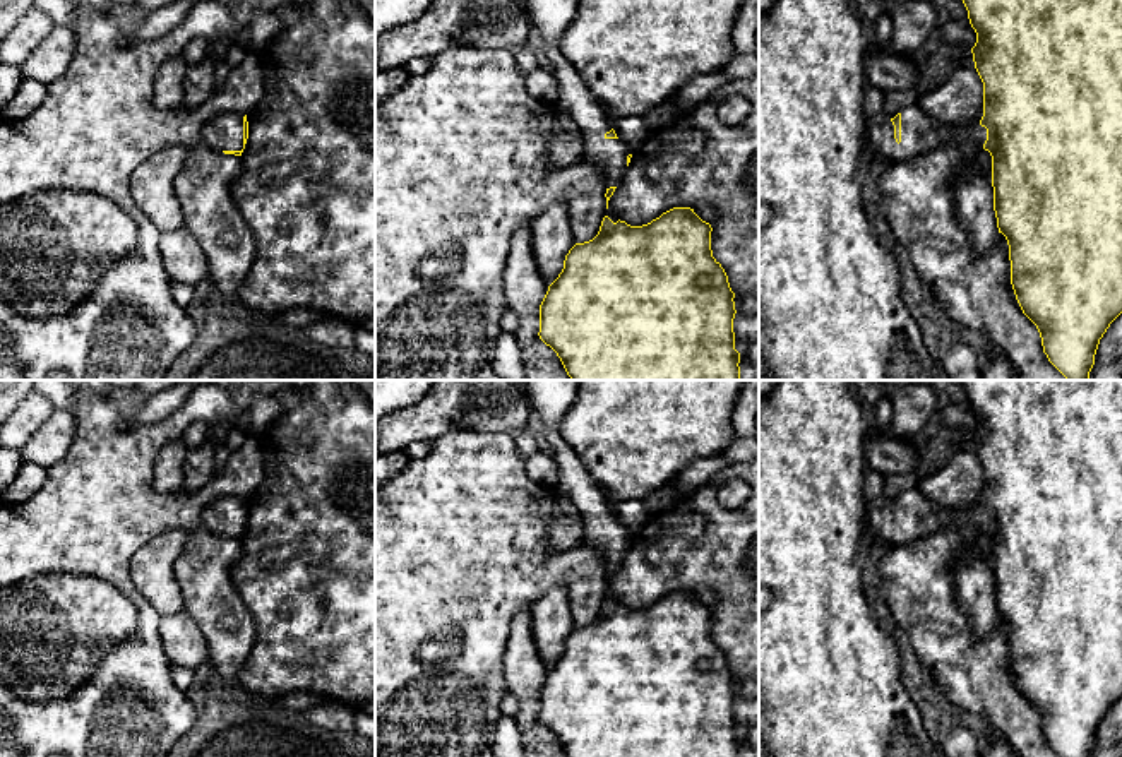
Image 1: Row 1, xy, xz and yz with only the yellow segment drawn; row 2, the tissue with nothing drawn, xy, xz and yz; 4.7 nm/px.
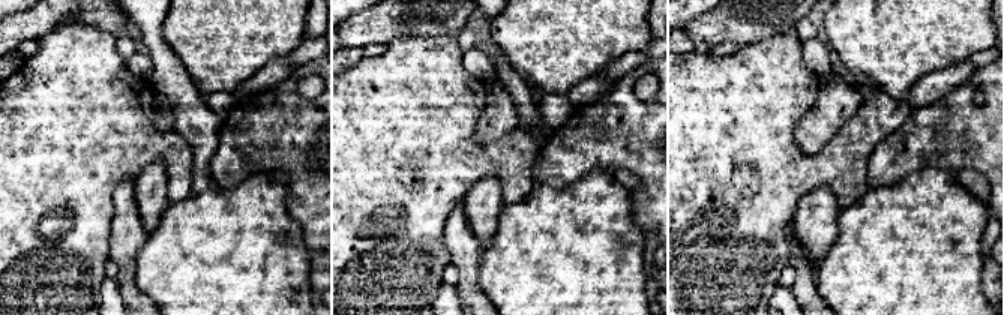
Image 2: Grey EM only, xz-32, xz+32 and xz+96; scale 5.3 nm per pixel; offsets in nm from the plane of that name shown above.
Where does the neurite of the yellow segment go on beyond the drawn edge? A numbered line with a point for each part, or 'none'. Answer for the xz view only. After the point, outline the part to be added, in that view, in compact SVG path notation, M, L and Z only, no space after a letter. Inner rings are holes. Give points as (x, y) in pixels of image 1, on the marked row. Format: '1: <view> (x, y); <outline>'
1: xz (550, 17); M524 0L533 31L545 39L545 57L553 65L552 74L558 82L555 110L570 115L577 123L586 144L582 159L600 170L606 188L618 187L630 152L620 139L605 137L613 128L606 111L558 48L558 39L574 21L577 5L579 0Z

